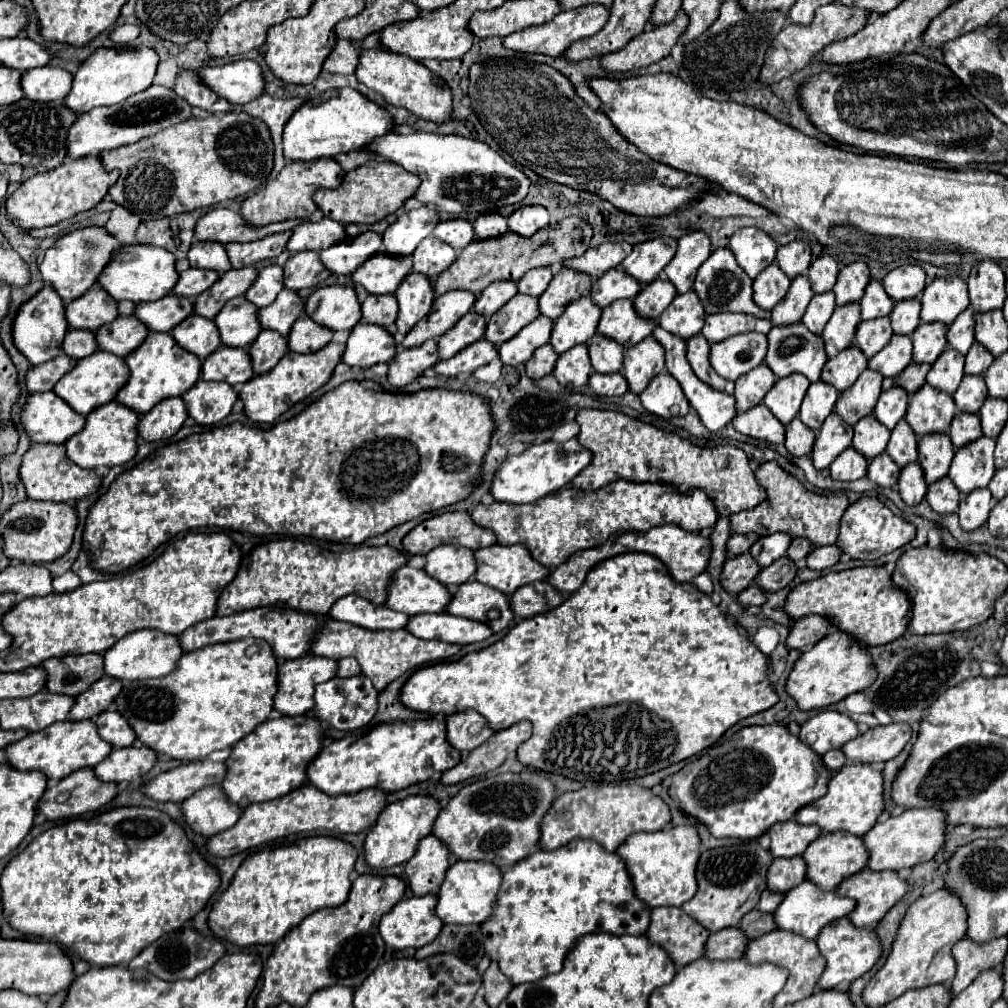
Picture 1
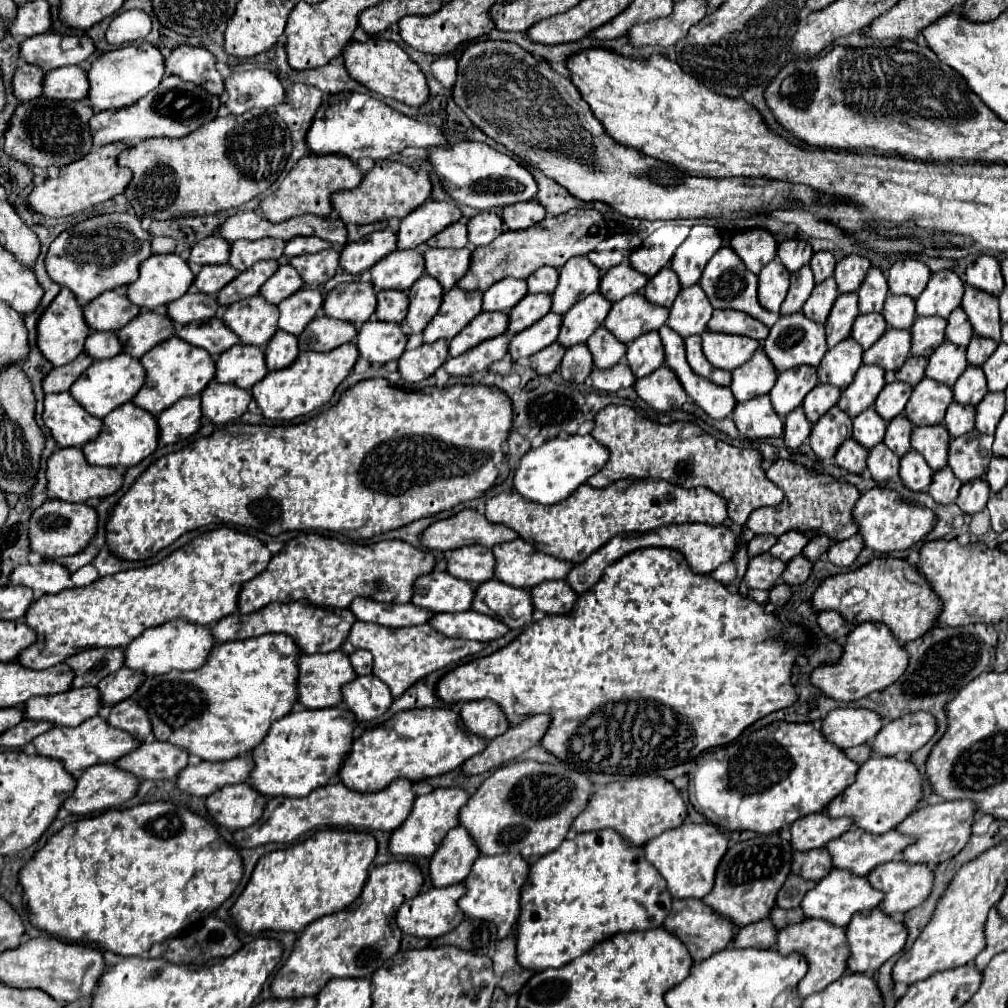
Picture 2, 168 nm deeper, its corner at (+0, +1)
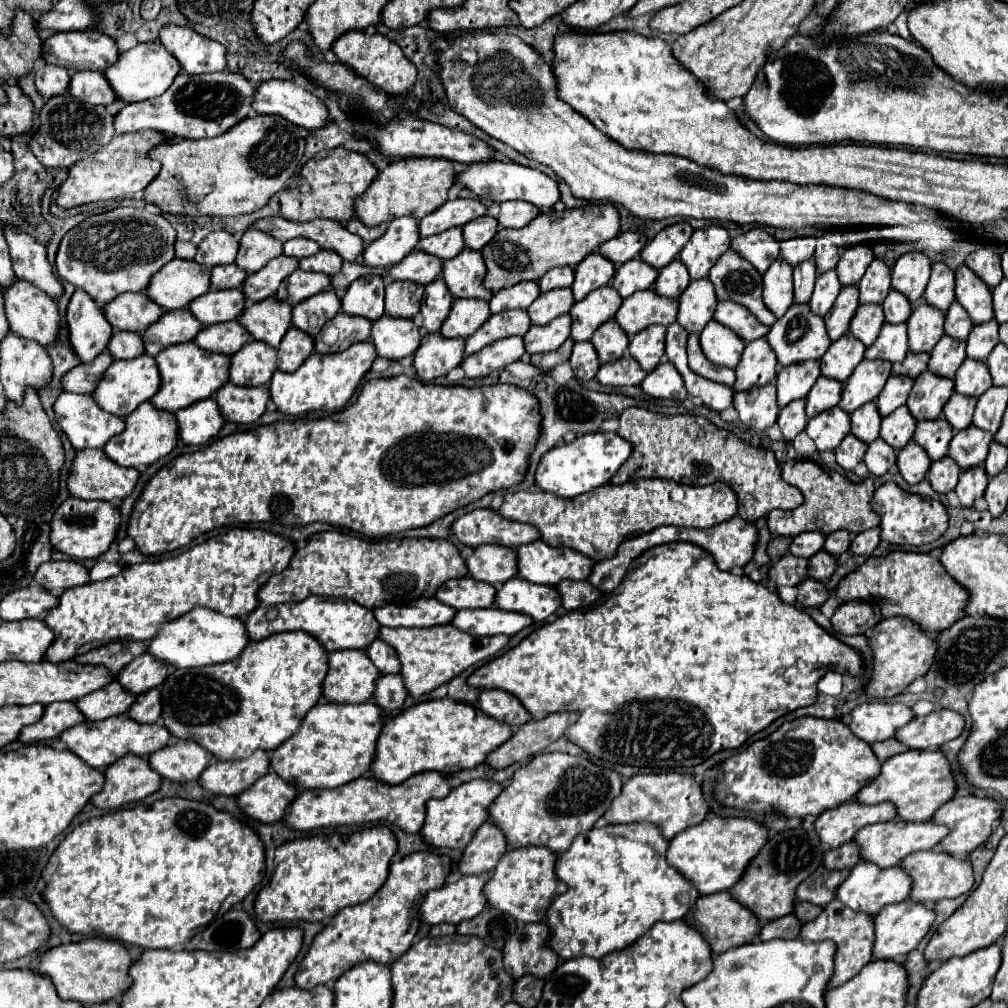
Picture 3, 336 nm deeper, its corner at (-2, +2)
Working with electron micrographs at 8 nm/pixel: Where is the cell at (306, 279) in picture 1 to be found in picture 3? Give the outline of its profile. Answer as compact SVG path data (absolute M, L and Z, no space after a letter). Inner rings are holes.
M320 249L320 253L300 259L298 267L302 271L320 271L328 277L334 277L336 273L340 273L340 255L328 249Z

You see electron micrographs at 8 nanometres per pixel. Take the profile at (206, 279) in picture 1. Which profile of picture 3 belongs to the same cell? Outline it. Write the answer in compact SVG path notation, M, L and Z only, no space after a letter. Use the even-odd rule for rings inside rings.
M230 263L230 265L218 265L218 267L212 269L210 289L212 289L212 291L234 289L234 287L242 285L244 279L246 279L246 271L242 271L242 269L236 267L234 263Z

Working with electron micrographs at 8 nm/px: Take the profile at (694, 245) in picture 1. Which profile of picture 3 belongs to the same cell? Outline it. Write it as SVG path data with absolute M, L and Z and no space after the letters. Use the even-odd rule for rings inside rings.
M708 225L696 229L688 245L680 251L680 261L686 265L690 279L702 279L708 275L716 259L730 247L730 235L724 227Z

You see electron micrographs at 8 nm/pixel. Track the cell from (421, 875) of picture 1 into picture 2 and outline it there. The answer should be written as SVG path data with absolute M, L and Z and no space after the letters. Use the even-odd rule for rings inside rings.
M462 826L450 830L446 842L438 848L438 854L430 862L430 878L434 886L450 886L466 880L472 864L480 856L480 850L474 838L462 830Z

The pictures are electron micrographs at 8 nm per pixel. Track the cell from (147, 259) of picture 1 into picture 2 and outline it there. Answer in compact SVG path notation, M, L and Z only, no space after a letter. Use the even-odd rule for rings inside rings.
M154 254L140 266L140 278L128 286L128 298L140 308L162 310L166 302L174 302L188 292L194 282L194 274L178 254Z

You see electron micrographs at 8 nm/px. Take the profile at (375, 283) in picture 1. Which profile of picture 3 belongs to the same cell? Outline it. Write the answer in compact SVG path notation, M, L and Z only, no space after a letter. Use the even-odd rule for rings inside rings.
M414 249L400 261L400 265L394 265L388 275L394 281L414 281L420 285L428 285L434 281L442 271L442 261L438 257L432 257L430 253L424 253L422 249Z

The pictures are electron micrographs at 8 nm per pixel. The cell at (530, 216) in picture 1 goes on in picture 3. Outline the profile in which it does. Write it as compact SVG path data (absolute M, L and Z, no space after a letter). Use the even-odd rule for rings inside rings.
M504 201L504 203L500 203L498 223L502 227L522 229L532 219L536 219L538 215L540 215L540 209L536 209L536 205L532 205L532 203L524 203L524 201Z

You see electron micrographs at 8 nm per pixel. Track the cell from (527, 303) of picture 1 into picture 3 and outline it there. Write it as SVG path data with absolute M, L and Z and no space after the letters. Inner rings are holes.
M554 289L536 297L536 301L526 309L532 325L546 325L552 319L564 315L574 305L570 289Z

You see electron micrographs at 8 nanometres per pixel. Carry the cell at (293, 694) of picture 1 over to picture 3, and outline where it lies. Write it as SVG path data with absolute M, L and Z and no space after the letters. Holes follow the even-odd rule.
M332 651L328 653L328 673L322 683L322 695L330 703L364 703L372 697L374 681L380 671L364 651Z

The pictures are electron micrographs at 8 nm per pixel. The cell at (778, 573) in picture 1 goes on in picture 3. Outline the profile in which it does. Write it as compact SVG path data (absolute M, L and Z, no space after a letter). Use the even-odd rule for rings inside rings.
M820 551L816 553L816 557L808 559L808 577L814 581L828 579L834 573L834 569L836 569L836 559L826 551Z

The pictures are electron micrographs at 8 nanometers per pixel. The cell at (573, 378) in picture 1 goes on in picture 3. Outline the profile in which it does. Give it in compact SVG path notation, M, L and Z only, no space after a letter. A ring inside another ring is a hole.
M590 341L574 343L570 365L572 365L572 371L578 381L594 379L596 371L598 371L598 355L596 355L594 345Z

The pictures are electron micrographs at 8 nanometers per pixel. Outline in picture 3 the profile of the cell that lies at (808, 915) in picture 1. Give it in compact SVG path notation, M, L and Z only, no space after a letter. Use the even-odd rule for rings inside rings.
M860 861L850 875L836 887L834 899L840 899L846 907L850 907L856 913L866 913L866 915L876 915L884 905L900 903L908 897L910 893L910 877L900 869L900 867L890 867L890 869L878 869L876 865L868 861Z

